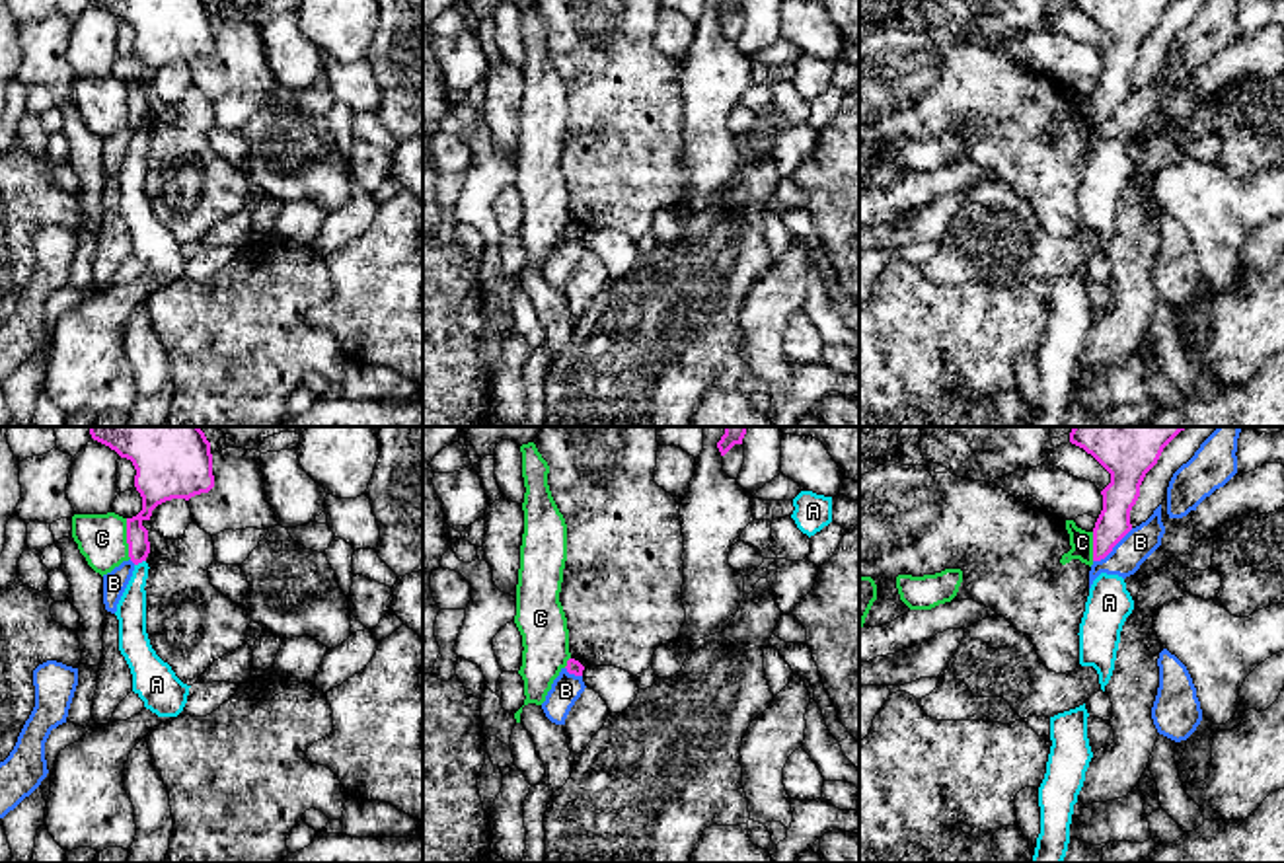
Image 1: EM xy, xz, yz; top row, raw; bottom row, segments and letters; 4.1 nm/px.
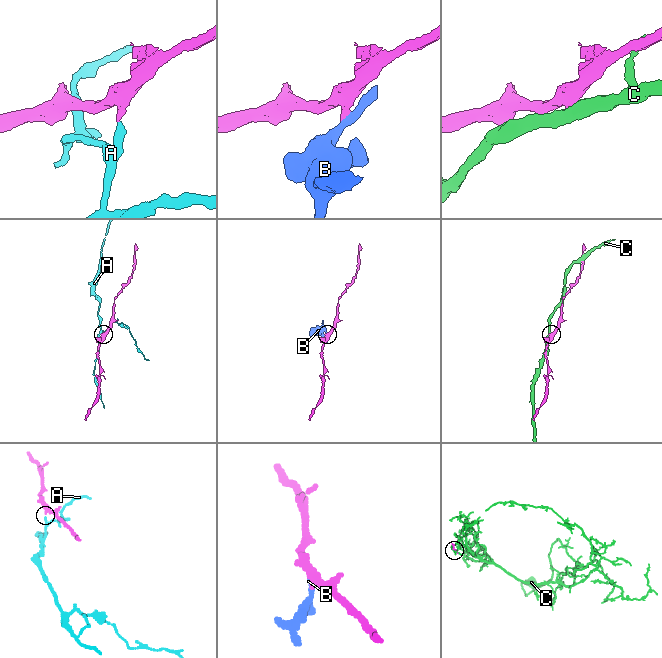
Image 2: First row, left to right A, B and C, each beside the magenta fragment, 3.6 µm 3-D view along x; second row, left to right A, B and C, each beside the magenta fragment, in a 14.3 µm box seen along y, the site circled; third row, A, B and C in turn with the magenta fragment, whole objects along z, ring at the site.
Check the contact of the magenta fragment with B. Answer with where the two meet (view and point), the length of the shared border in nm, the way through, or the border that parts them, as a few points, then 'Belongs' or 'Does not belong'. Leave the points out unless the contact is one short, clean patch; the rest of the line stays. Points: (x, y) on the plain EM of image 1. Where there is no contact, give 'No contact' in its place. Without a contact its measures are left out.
Touches magenta at yz (1113, 110). Shared border 220 nm. Boundary: yz (1132, 92), (1103, 121), (1094, 125). Does not belong

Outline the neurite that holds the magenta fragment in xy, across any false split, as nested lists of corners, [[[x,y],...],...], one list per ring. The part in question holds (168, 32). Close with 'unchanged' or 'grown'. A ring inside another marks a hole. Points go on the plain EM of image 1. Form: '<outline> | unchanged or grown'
[[[92,0],[109,10],[121,21],[132,25],[136,39],[134,51],[142,60],[142,74],[127,82],[129,121],[134,129],[146,125],[150,117],[148,94],[142,90],[150,84],[152,74],[171,62],[189,64],[195,58],[208,56],[214,51],[212,18],[207,0]]] | unchanged

